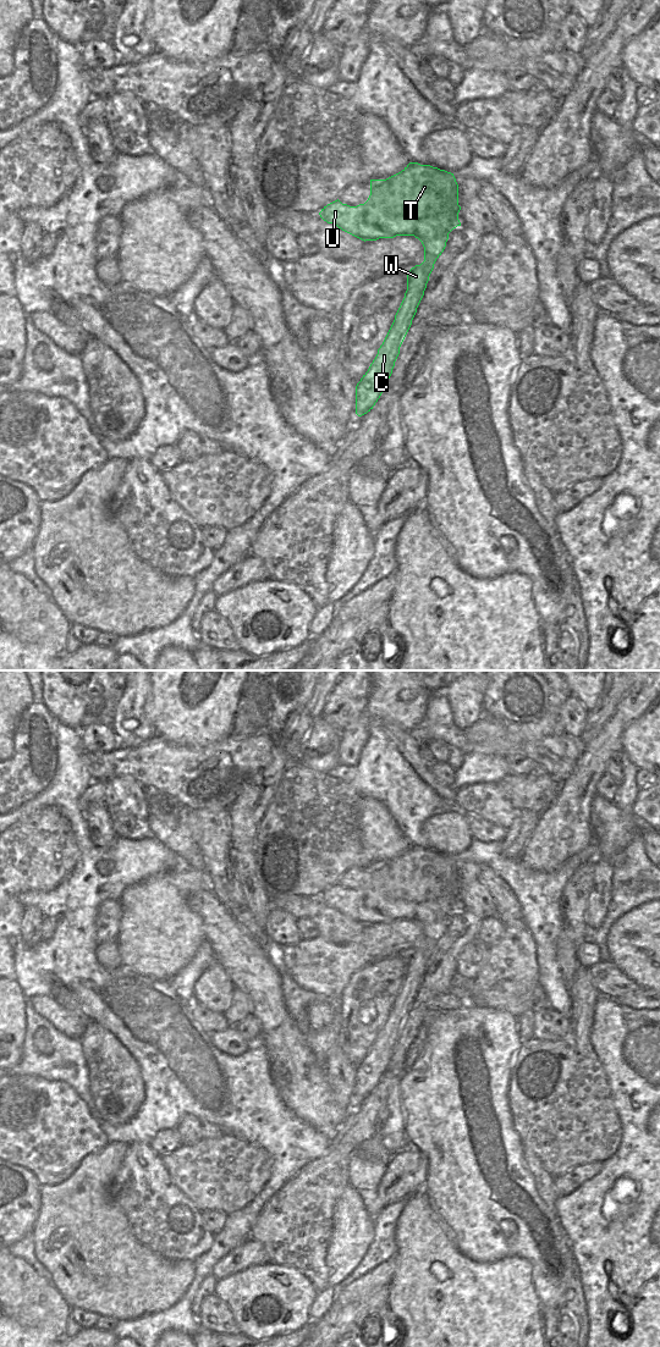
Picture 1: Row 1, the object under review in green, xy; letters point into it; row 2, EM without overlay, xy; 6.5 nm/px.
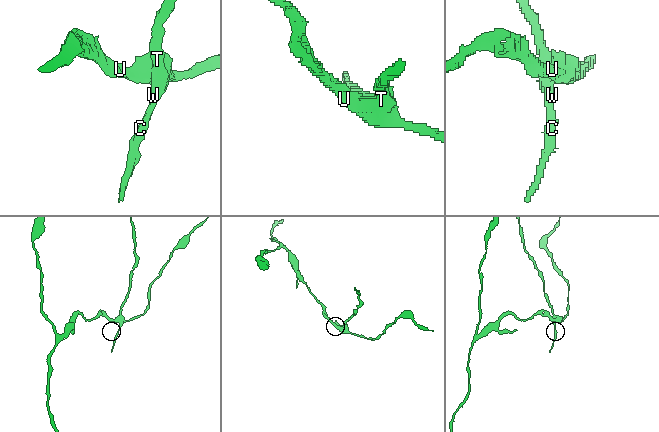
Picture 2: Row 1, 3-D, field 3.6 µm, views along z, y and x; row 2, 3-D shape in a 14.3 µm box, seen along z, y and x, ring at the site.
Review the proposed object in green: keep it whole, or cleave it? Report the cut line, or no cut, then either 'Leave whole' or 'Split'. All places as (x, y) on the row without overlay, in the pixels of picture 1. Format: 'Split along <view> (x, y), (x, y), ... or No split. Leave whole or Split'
Split along xy (449, 916), (432, 903), (421, 903), (413, 918). Split.

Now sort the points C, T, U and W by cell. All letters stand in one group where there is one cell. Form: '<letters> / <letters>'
C W / T U

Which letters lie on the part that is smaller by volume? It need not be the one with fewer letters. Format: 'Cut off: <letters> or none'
Cut off: C, W

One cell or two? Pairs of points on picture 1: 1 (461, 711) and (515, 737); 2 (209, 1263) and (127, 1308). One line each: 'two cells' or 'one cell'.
1: two cells
2: two cells

